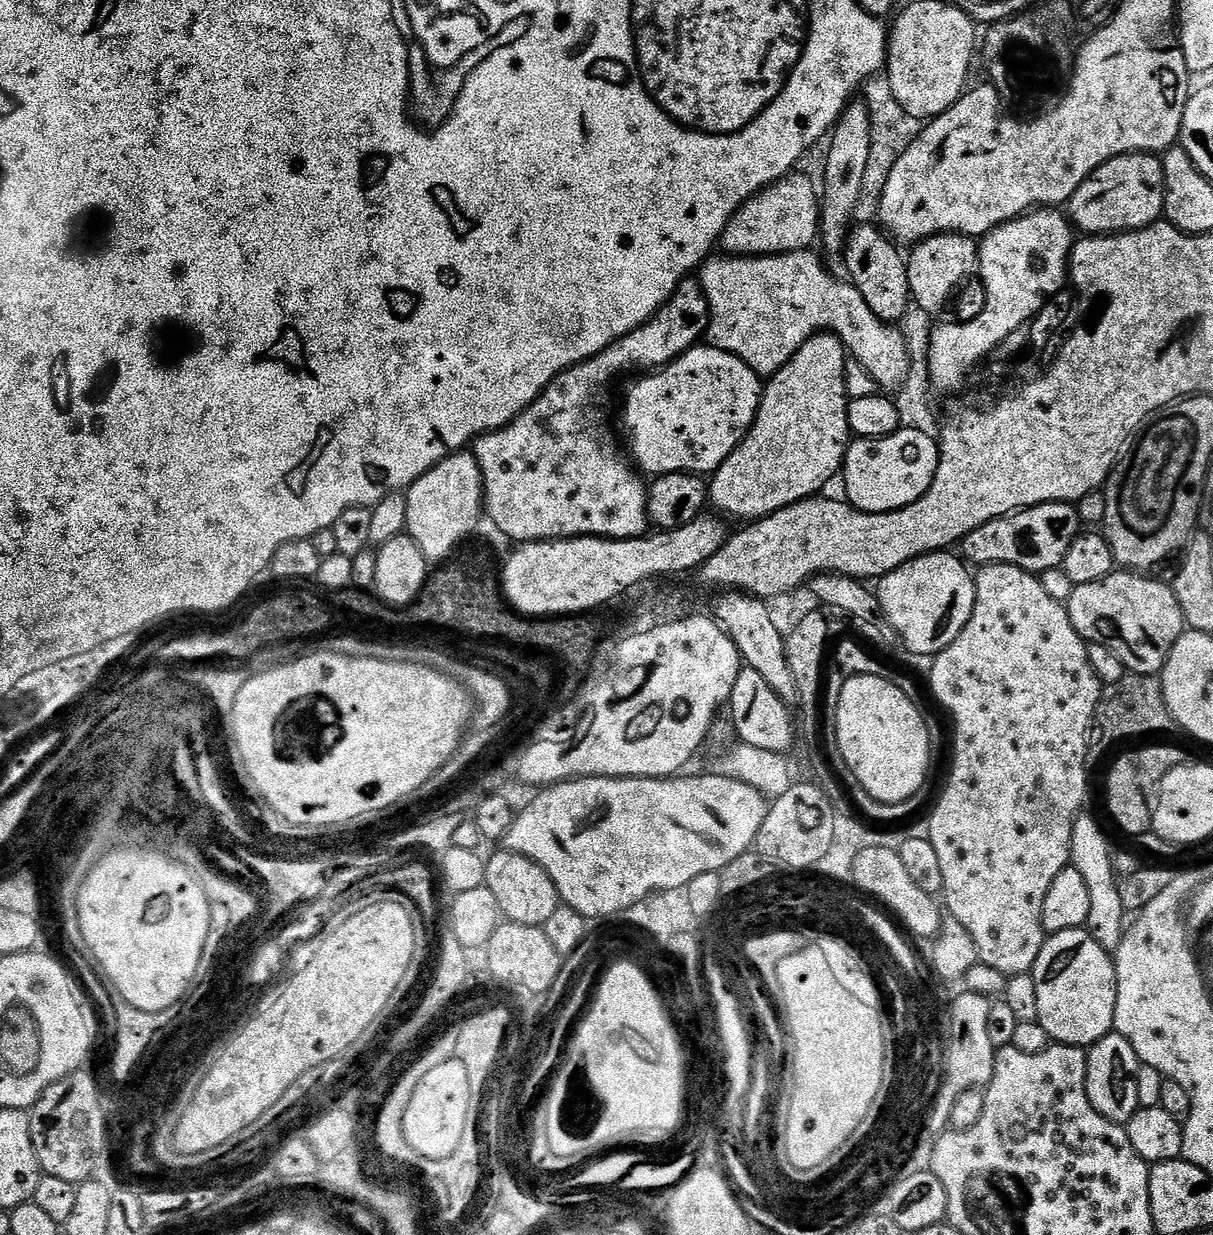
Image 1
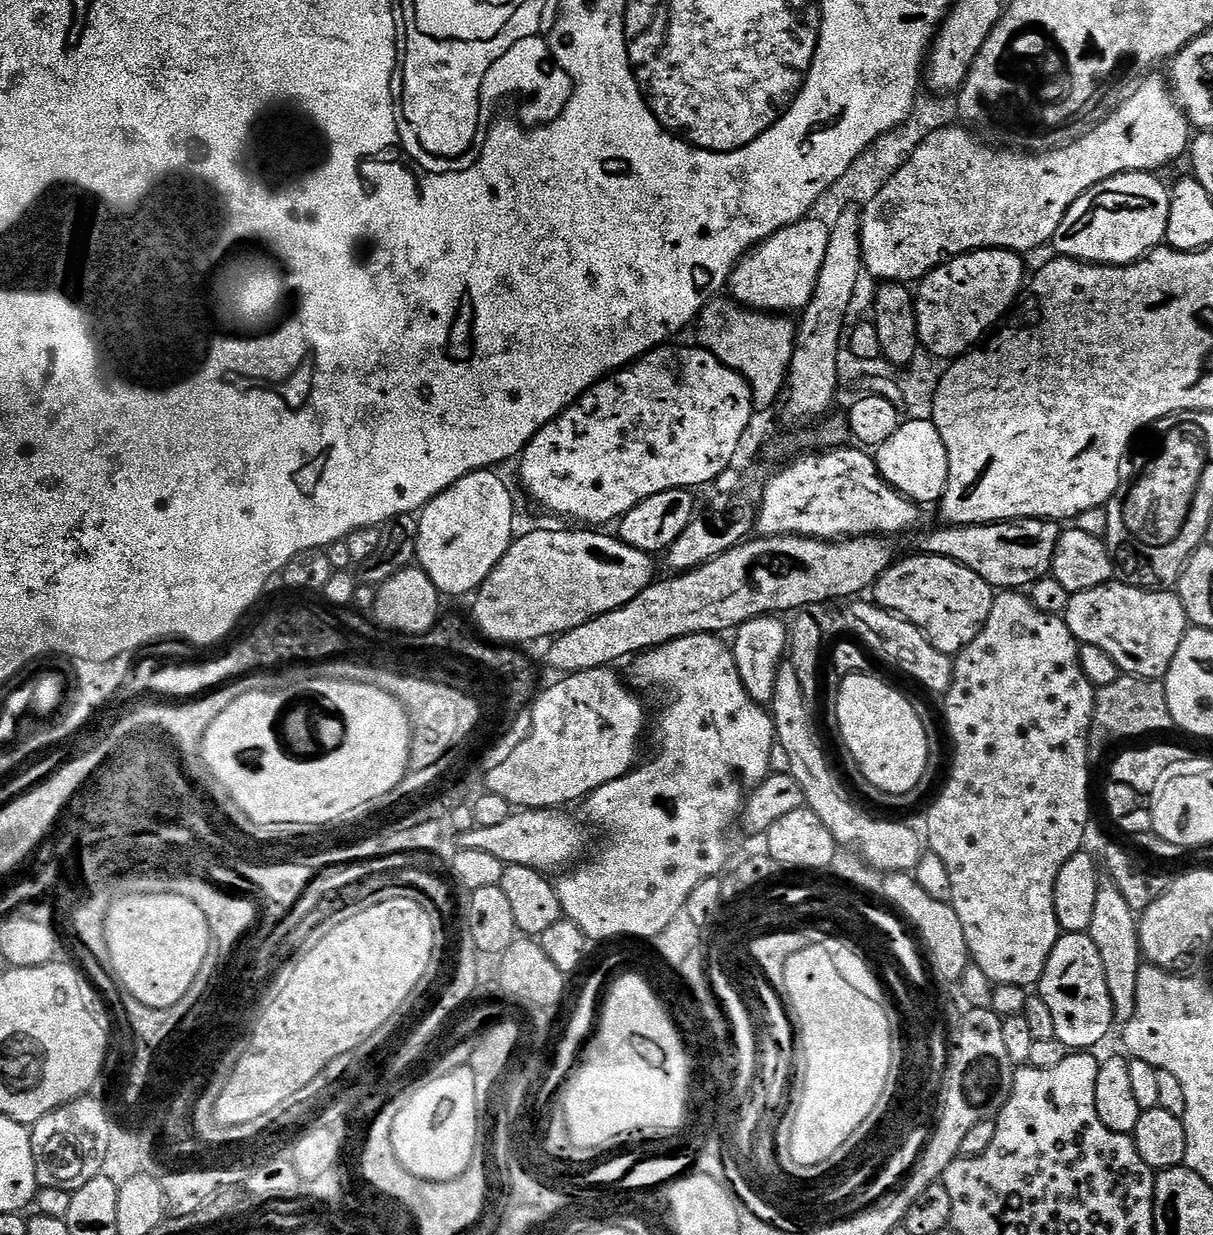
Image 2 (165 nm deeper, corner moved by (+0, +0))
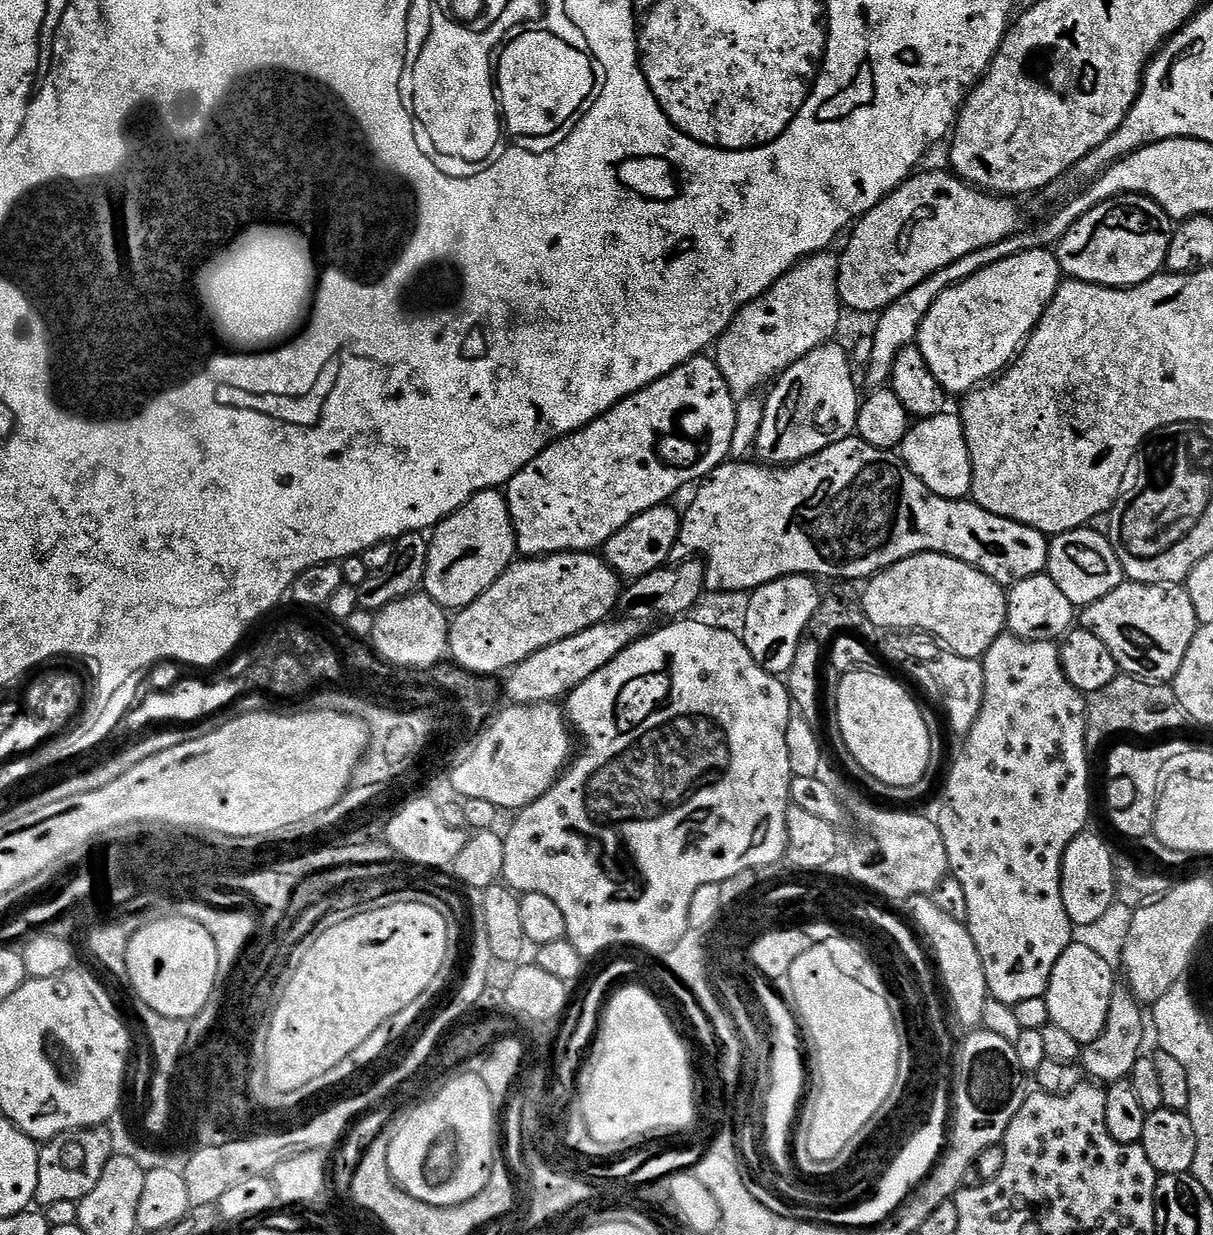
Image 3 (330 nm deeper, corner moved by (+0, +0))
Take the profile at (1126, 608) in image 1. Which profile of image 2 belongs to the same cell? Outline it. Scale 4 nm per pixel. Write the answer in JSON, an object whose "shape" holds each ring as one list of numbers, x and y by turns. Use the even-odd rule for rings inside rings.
{"shape":[[1127,582,1116,583,1071,593,1062,613,1066,626,1080,644,1106,650,1121,673,1163,681,1190,627,1180,597,1172,590,1149,590,1133,588]]}

